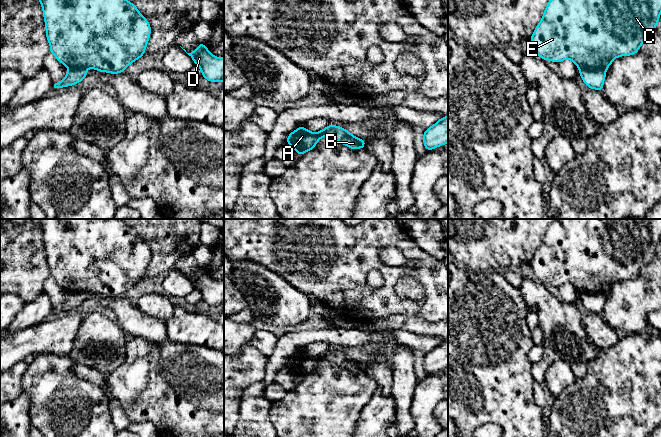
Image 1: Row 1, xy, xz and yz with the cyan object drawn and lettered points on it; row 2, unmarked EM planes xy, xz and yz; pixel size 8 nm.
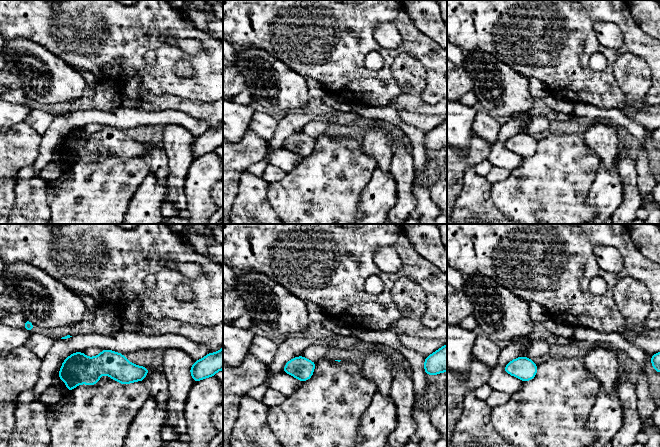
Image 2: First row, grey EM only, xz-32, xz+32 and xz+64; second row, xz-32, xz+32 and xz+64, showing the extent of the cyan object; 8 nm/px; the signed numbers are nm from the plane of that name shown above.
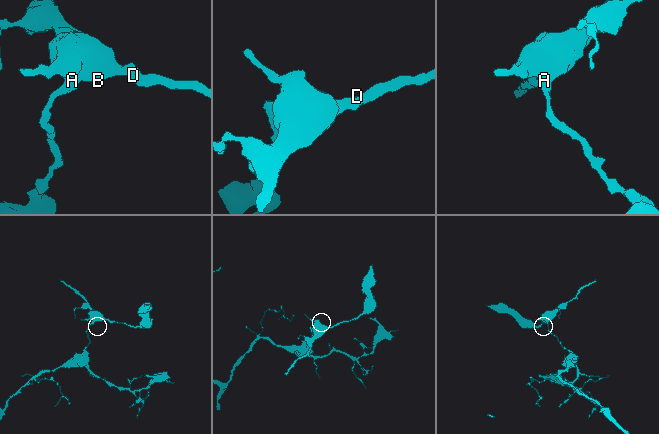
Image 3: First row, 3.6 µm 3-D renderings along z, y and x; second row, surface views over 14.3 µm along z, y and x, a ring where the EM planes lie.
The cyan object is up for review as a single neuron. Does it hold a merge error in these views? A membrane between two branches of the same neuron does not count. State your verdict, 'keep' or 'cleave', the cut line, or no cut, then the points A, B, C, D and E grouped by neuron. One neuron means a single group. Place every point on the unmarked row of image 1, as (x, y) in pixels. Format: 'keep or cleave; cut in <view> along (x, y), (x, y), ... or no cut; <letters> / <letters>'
cleave; cut in xz along (315, 359), (313, 369), (307, 373), (301, 373), (289, 367); A / B C D E

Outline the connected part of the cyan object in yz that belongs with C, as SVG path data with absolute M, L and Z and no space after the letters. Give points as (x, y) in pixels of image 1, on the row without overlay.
M557 219L547 228L531 260L536 279L560 287L570 283L579 294L607 294L615 282L636 278L655 256L661 238L661 219Z

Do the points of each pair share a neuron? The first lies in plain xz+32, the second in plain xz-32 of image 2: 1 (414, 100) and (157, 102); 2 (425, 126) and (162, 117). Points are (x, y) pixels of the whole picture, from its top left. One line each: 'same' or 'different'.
1: same
2: same

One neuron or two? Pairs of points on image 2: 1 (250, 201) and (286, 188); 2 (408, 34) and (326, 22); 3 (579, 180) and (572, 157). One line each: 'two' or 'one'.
1: two
2: one
3: one

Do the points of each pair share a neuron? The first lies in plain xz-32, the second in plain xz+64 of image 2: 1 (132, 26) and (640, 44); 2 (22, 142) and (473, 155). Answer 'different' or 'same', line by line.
1: same
2: same

